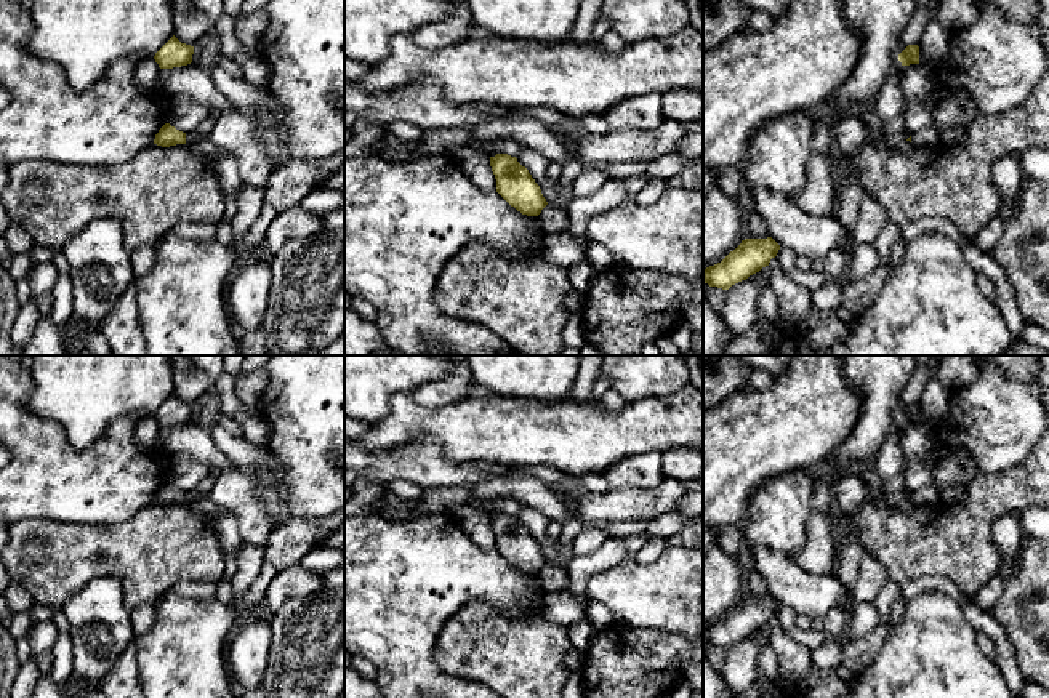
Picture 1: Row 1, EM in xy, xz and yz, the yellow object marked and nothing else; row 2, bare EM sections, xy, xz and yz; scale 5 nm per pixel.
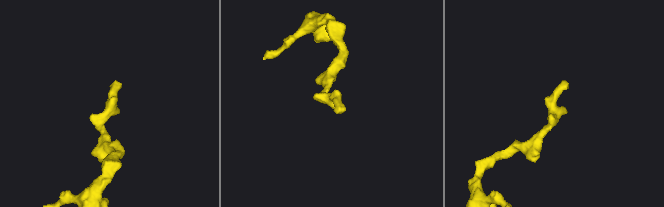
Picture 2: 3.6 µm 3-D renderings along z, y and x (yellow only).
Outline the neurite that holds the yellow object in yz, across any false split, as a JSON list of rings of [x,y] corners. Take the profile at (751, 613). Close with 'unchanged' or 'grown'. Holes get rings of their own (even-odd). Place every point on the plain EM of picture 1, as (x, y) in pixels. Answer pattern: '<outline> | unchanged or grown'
[[[745,597],[721,621],[703,628],[703,642],[729,648],[769,624],[780,604],[772,597]]] | unchanged

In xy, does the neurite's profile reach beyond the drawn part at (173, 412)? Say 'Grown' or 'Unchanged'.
Unchanged

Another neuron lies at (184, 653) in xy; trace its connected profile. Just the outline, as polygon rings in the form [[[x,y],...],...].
[[[170,591],[154,608],[151,632],[133,639],[144,698],[239,698],[226,663],[227,640],[242,620],[235,607]]]

